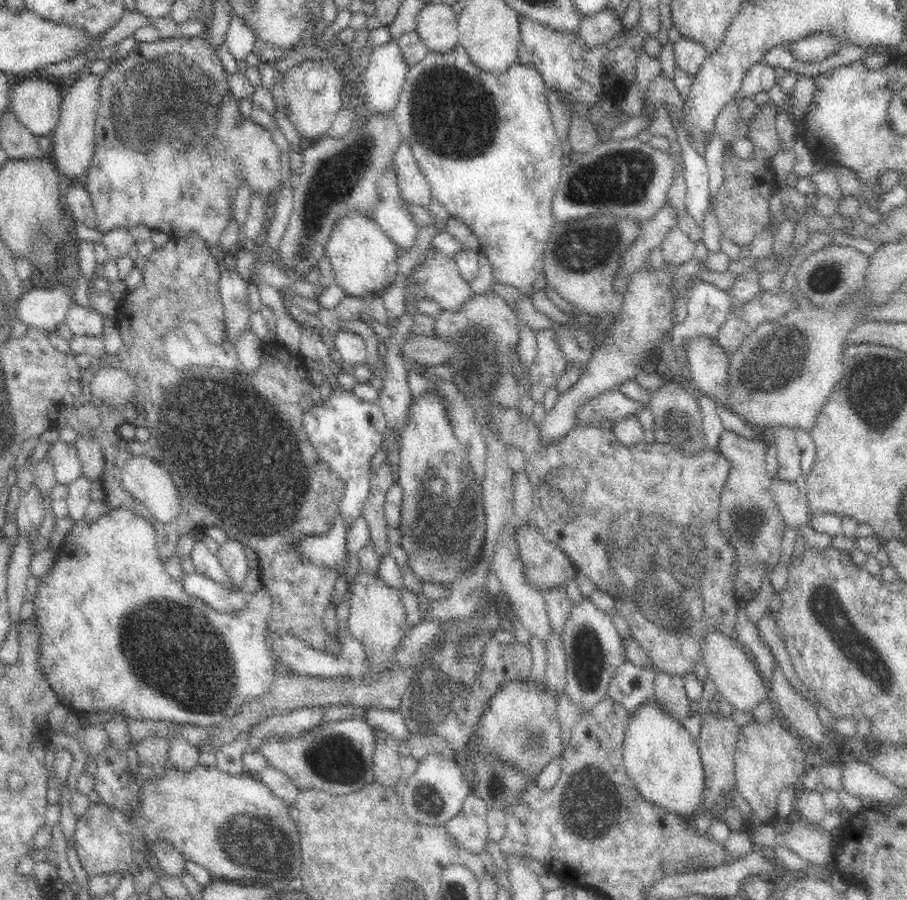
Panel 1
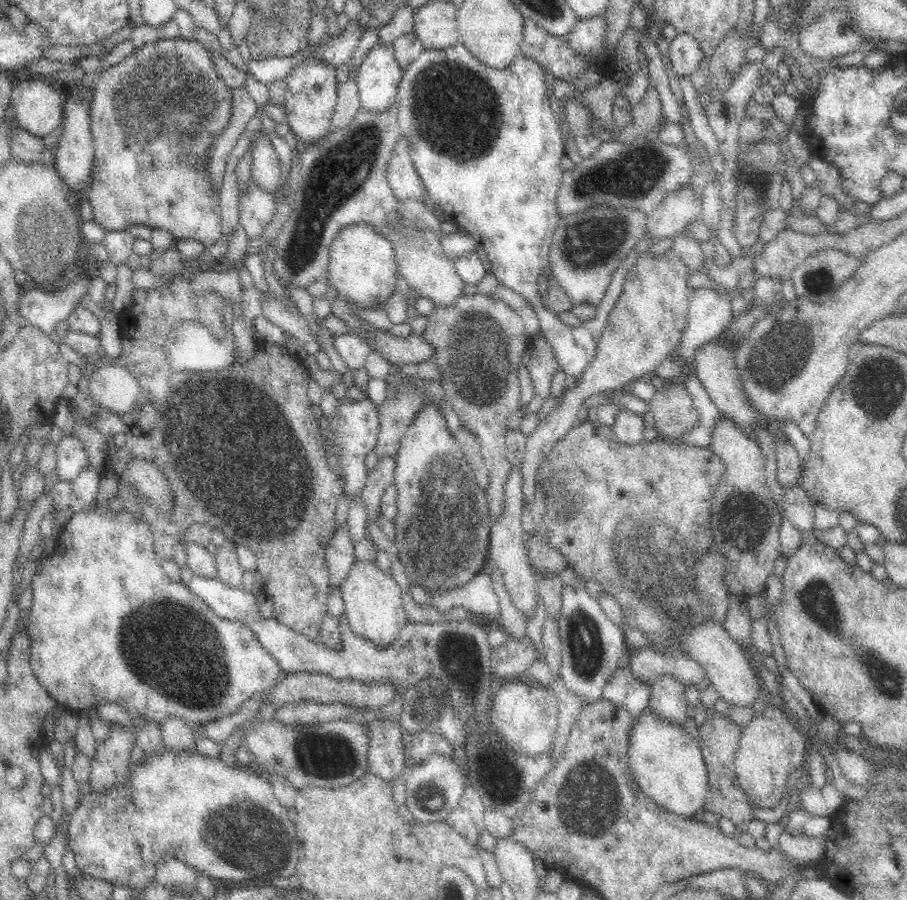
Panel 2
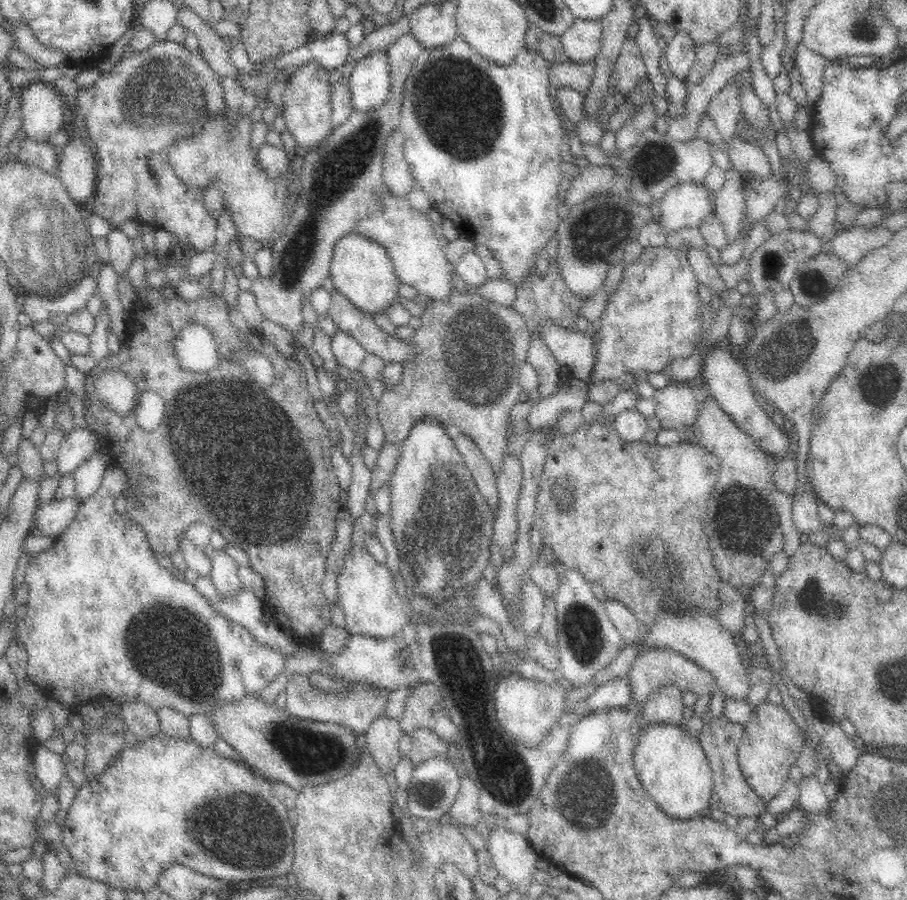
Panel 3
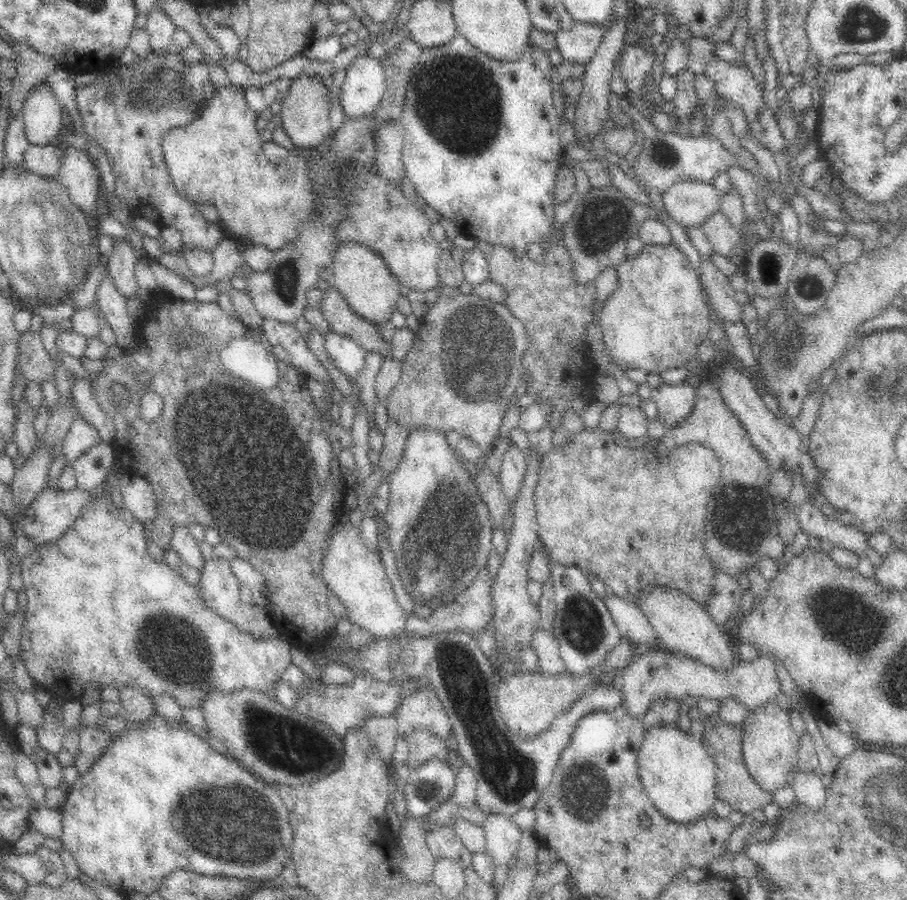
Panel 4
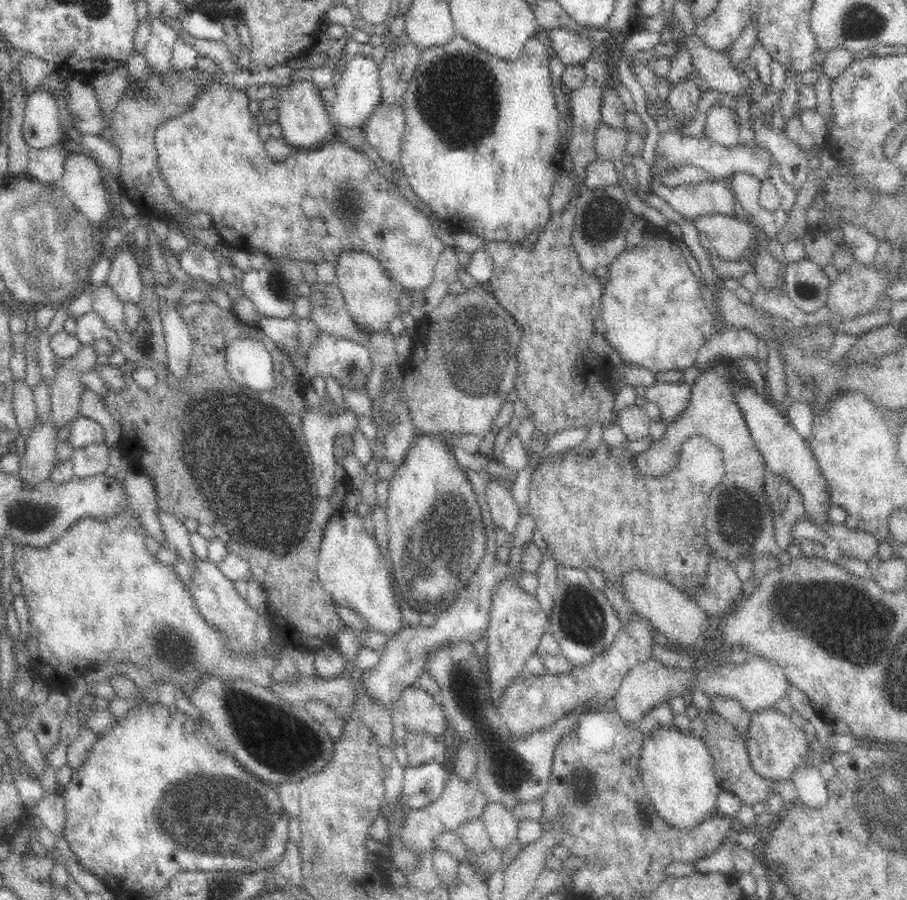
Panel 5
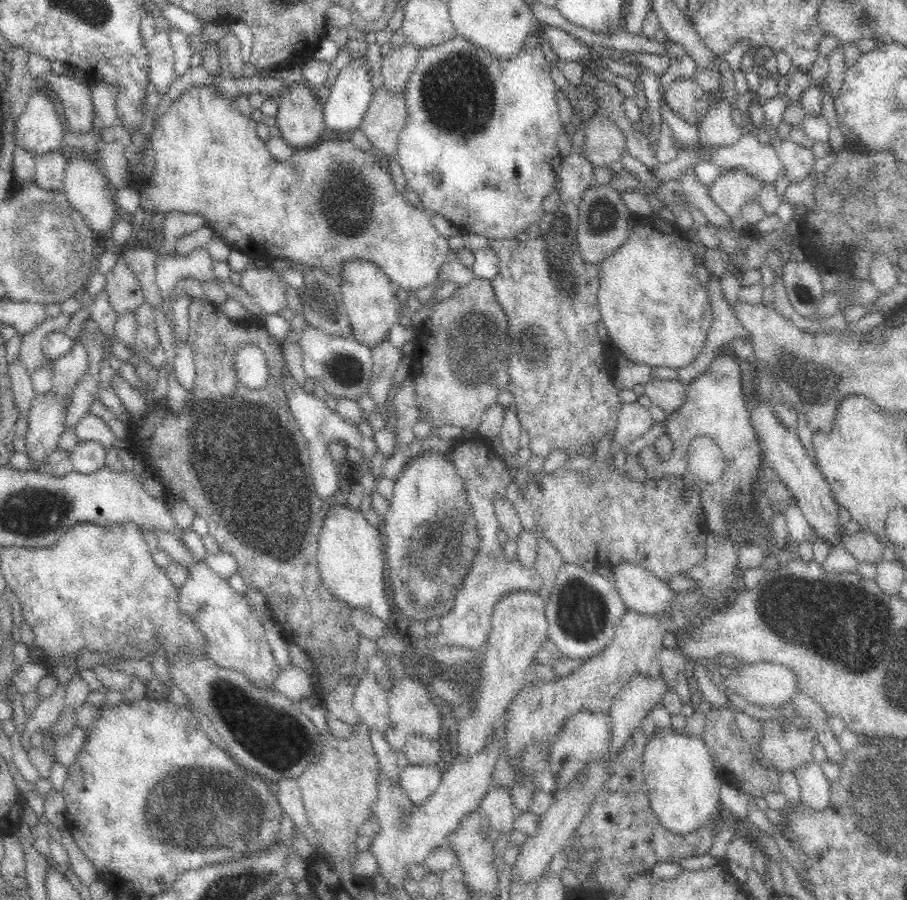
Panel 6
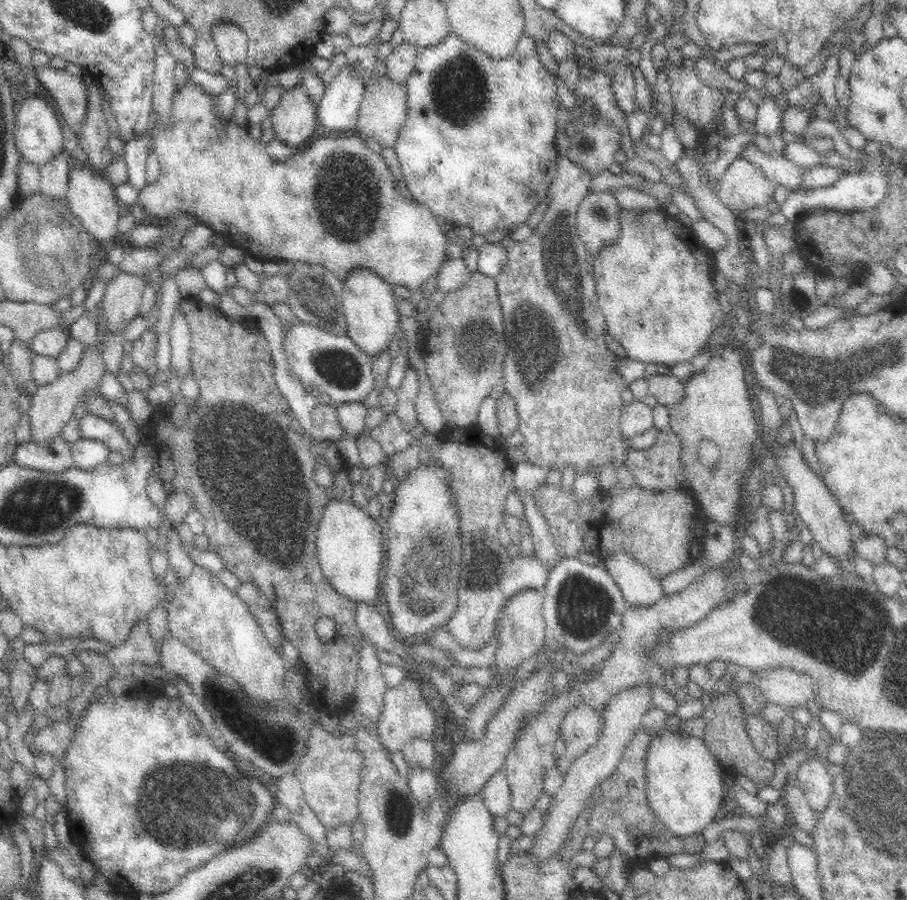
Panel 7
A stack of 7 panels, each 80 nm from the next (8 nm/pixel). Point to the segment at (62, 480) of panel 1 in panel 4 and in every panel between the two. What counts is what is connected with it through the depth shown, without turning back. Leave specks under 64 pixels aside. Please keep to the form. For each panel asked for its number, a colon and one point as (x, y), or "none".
2: (70, 459)
3: (77, 447)
4: (82, 437)

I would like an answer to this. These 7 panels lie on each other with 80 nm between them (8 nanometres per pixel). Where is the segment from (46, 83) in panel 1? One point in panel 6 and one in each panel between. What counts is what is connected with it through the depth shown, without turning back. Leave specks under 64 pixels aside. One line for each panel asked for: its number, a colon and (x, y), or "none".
2: (36, 106)
3: (41, 114)
4: (43, 117)
5: (41, 128)
6: (39, 130)

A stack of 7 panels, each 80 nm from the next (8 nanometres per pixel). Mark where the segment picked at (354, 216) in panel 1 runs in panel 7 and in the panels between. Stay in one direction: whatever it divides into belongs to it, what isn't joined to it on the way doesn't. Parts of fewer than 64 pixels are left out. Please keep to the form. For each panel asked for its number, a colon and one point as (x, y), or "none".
2: (361, 266)
3: (361, 270)
4: (360, 274)
5: (372, 298)
6: (370, 299)
7: (369, 303)

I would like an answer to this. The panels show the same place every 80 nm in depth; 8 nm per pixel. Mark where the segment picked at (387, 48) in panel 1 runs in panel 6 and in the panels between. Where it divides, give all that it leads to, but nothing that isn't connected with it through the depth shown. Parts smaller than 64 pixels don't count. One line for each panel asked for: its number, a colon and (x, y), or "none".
2: (380, 74)
3: (371, 83)
4: (363, 89)
5: (359, 92)
6: (349, 98)

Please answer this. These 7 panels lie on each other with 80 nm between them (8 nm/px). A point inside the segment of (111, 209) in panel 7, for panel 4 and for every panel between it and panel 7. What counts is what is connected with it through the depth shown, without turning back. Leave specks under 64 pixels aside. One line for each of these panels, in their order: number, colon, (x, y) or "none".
4: (78, 174)
5: (82, 178)
6: (84, 184)

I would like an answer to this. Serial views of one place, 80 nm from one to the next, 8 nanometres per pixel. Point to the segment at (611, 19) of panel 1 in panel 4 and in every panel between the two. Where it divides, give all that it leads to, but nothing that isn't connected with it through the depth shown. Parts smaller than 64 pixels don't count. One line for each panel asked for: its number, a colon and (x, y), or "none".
2: (589, 34)
3: (582, 41)
4: (577, 45)

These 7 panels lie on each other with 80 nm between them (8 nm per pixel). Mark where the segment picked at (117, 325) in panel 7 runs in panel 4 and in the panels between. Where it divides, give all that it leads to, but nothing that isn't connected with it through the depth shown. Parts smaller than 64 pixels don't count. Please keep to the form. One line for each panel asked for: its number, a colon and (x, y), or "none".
4: (120, 262)
5: (123, 277)
6: (126, 294)

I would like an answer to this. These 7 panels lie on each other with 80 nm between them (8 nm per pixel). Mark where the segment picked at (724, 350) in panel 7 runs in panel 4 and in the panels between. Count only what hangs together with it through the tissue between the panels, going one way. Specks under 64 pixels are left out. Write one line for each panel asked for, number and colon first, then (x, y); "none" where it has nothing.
4: (741, 523)
5: (739, 524)
6: (715, 407)

